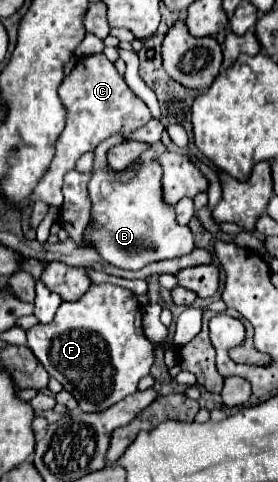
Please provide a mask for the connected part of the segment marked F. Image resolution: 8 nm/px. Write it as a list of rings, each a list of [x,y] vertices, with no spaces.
[[[91,284],[83,298],[75,302],[61,302],[55,318],[49,324],[35,324],[27,330],[27,346],[43,364],[49,376],[57,378],[67,392],[75,396],[83,412],[99,412],[123,400],[137,390],[137,382],[149,374],[155,346],[143,336],[141,306],[137,296],[115,284]]]

